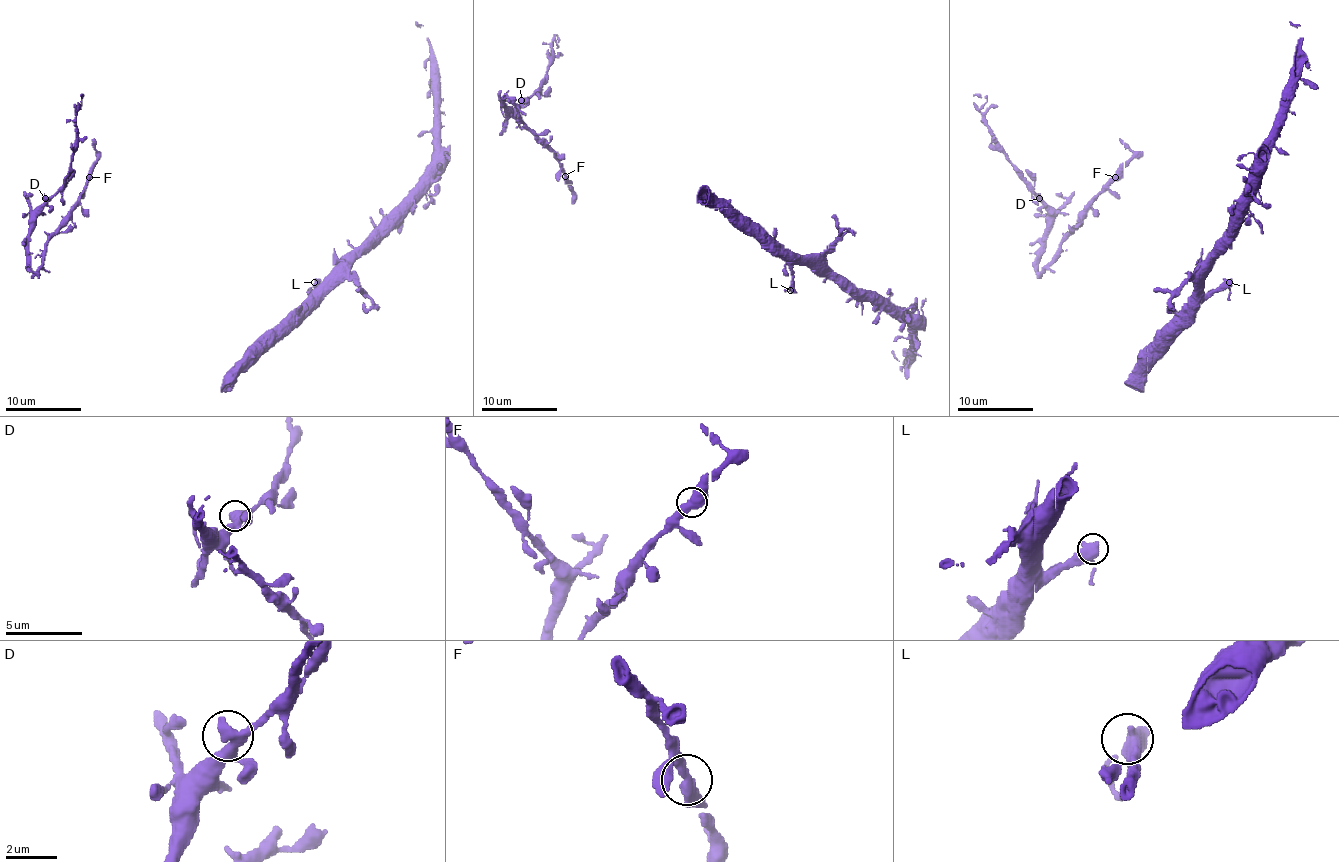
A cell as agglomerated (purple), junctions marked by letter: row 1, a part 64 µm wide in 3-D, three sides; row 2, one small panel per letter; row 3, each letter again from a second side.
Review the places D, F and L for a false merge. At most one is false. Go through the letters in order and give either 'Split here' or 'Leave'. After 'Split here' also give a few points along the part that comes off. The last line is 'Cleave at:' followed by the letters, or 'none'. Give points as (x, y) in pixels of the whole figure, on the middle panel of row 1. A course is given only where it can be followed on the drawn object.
D: Leave
F: Leave
L: Leave
Cleave at: none

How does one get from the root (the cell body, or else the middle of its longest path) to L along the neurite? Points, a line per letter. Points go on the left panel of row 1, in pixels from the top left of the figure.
L: (244, 352), (261, 335), (303, 305), (316, 291), (314, 282)

